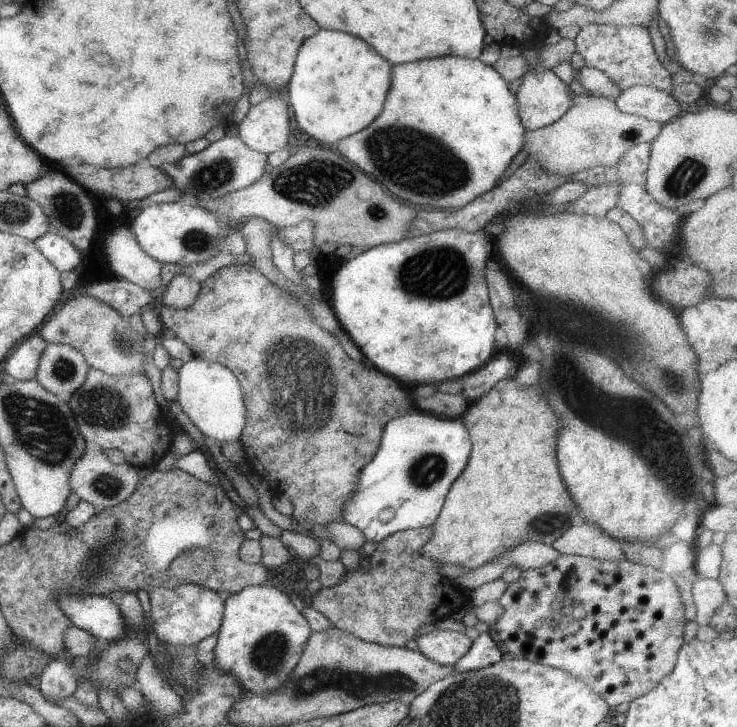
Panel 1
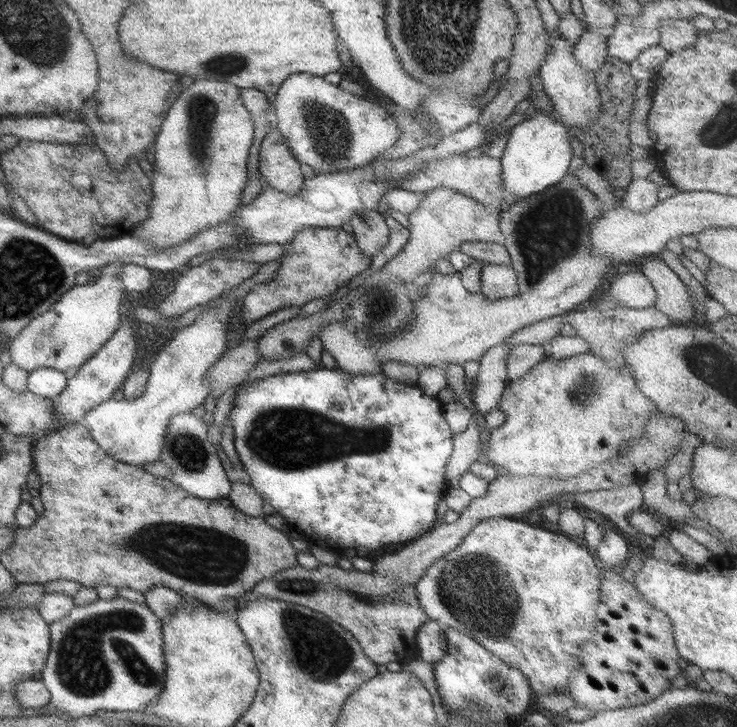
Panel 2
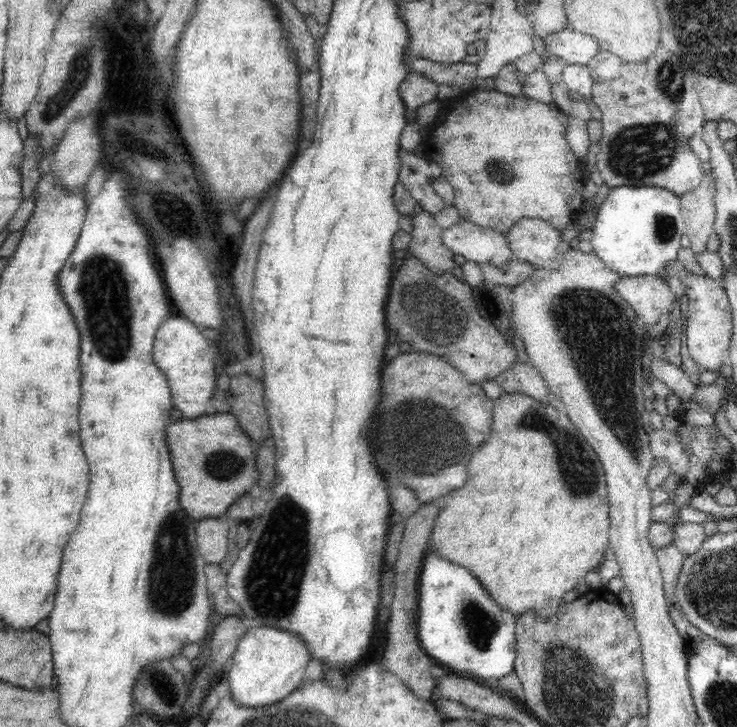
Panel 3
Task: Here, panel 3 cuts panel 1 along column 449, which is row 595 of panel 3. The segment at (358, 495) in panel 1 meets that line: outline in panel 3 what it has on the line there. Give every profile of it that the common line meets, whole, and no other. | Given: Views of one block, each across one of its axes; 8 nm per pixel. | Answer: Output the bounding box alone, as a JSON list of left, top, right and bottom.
[417,549,517,686]

